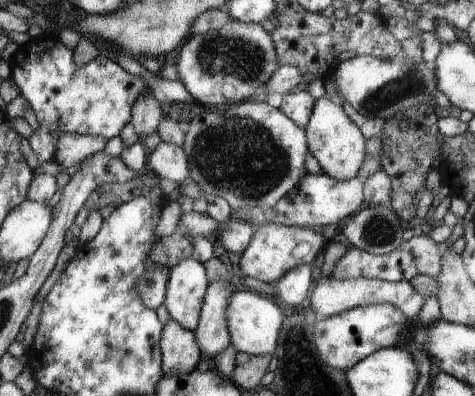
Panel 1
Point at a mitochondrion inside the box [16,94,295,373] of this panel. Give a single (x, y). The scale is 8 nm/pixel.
(244, 159)

